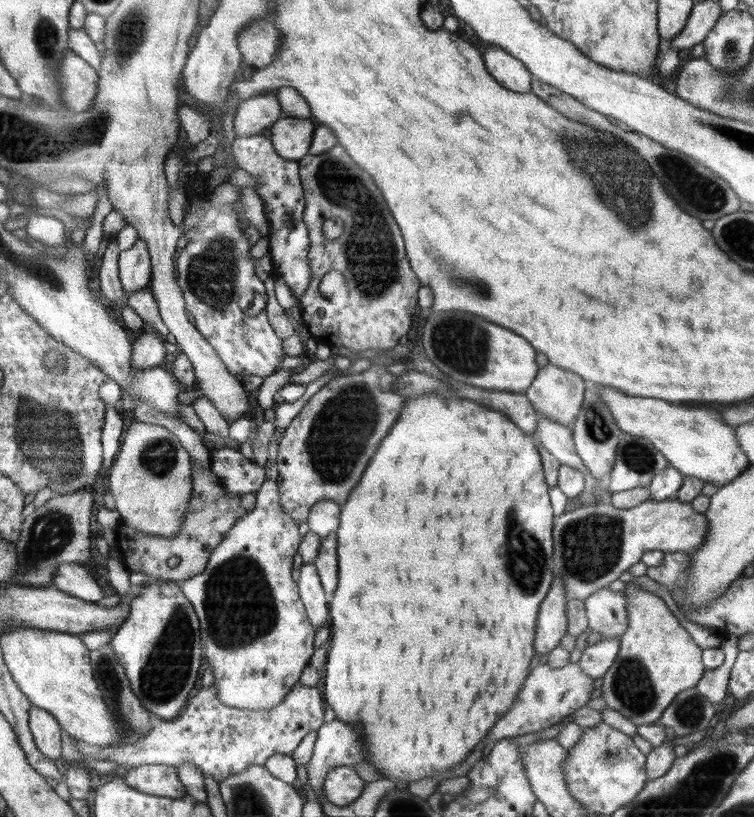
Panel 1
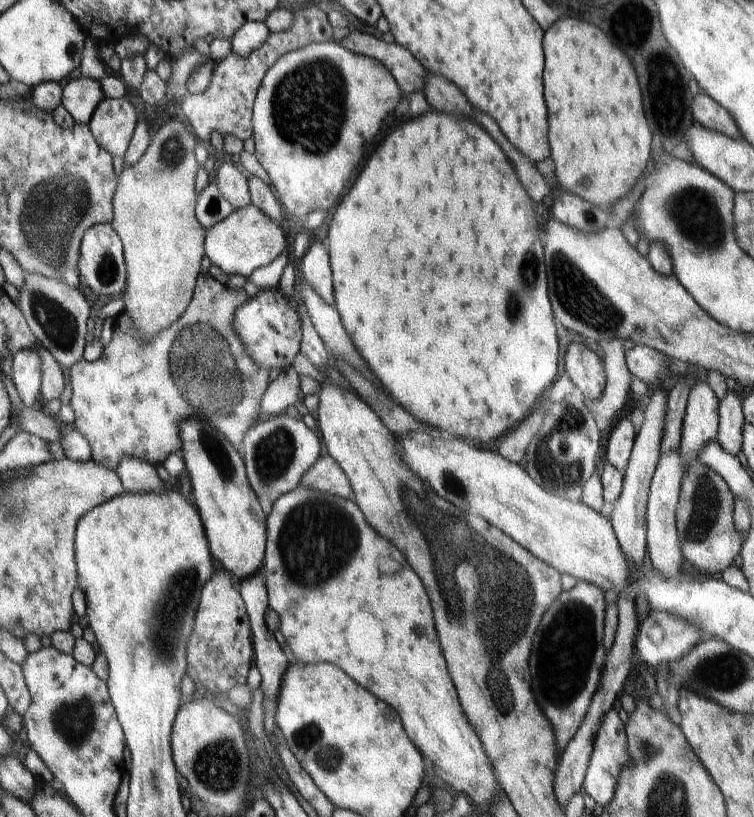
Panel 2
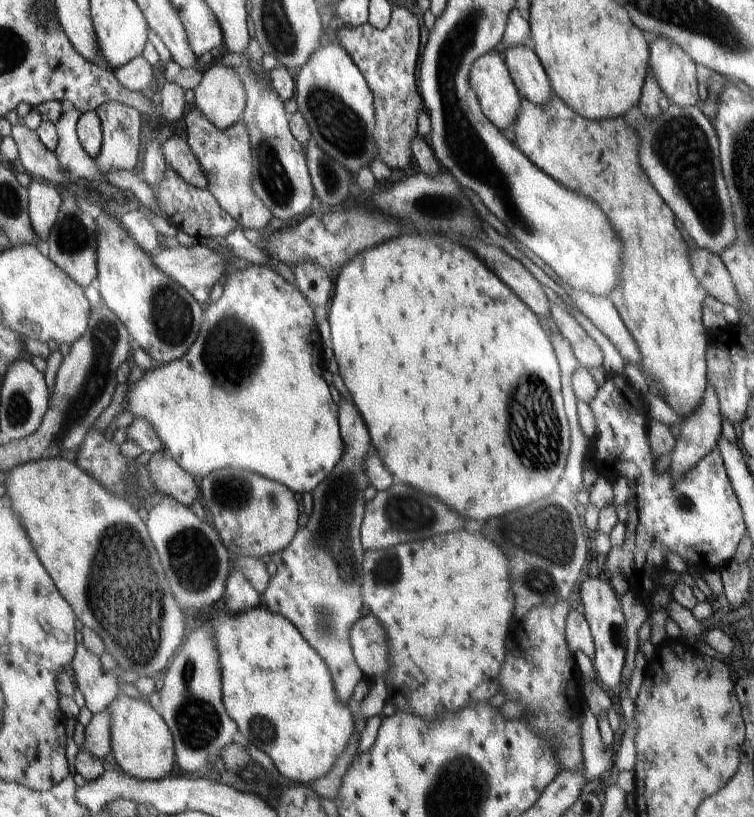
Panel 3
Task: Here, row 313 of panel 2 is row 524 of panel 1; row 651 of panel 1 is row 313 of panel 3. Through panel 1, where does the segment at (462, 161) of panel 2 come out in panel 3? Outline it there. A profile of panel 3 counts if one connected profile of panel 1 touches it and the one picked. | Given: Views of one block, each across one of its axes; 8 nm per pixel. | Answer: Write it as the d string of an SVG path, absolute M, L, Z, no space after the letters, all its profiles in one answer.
M402 234L396 240L388 240L376 248L370 248L368 252L360 252L336 272L336 290L328 312L332 350L340 366L342 380L346 382L356 408L360 408L376 454L384 462L388 472L396 476L400 482L410 484L422 490L424 494L436 496L448 508L462 514L462 518L466 520L498 518L506 512L512 512L552 494L566 466L570 430L560 394L561 374L558 359L549 336L534 311L528 308L492 270L488 270L480 262L480 258L474 258L474 254L468 248L442 234Z

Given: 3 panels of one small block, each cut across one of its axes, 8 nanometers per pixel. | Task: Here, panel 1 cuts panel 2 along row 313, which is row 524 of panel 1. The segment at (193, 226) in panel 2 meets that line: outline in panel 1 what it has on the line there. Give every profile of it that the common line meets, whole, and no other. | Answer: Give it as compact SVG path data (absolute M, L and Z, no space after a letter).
M136 420L130 424L107 475L110 478L109 494L122 522L149 535L174 538L180 532L192 497L191 465L189 455L172 432Z

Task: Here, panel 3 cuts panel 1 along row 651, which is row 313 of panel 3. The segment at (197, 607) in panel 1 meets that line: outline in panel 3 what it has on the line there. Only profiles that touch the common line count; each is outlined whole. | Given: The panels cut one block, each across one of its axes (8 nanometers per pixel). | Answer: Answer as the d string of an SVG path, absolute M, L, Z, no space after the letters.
M252 263L252 266L248 266L244 271L230 269L228 273L230 276L226 280L226 286L223 286L222 296L214 304L207 303L204 306L202 324L190 350L178 360L166 363L156 370L144 371L142 378L138 382L134 382L130 386L130 390L126 392L124 408L135 418L146 420L158 434L163 448L170 452L170 456L176 461L176 464L179 464L180 468L184 468L197 481L216 470L238 468L262 474L270 480L276 480L294 493L312 492L326 478L326 474L332 472L332 468L340 462L343 455L336 404L330 396L328 384L323 377L327 371L322 363L323 343L316 328L312 305L296 286L286 282L278 272L274 272L268 266Z

